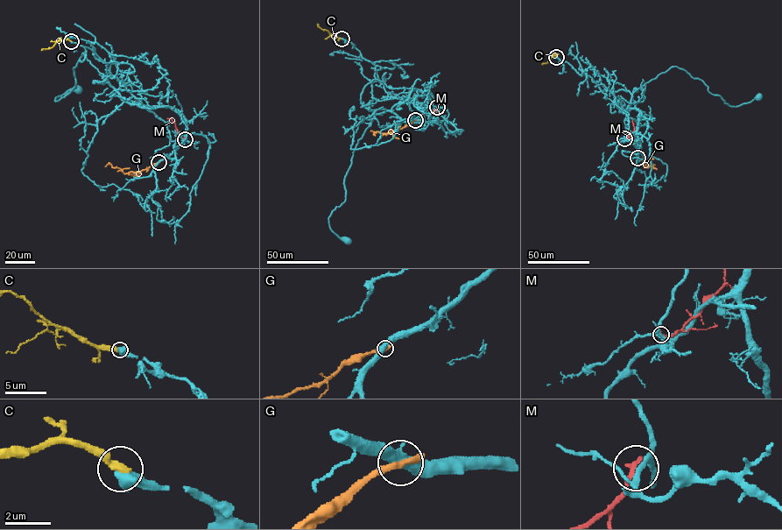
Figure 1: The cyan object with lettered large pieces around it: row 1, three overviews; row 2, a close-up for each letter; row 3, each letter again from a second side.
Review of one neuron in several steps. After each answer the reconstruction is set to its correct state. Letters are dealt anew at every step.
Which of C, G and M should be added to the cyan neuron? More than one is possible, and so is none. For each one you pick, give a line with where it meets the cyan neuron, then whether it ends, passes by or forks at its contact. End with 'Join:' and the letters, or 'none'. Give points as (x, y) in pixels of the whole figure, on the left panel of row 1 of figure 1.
Join: none

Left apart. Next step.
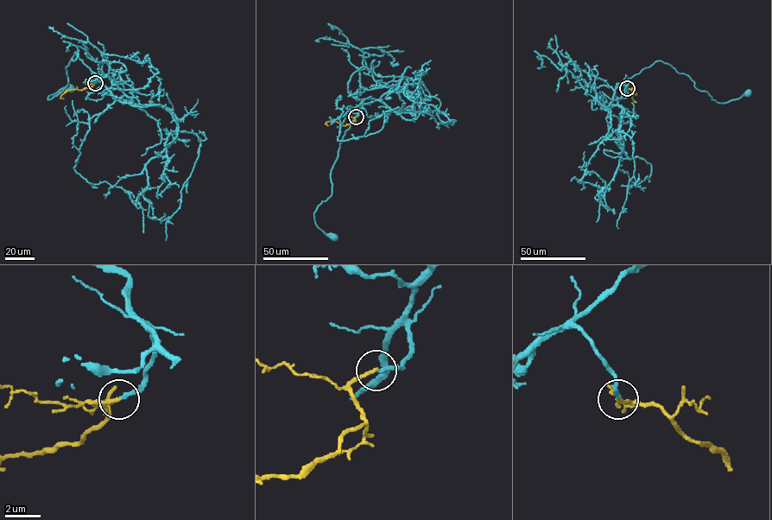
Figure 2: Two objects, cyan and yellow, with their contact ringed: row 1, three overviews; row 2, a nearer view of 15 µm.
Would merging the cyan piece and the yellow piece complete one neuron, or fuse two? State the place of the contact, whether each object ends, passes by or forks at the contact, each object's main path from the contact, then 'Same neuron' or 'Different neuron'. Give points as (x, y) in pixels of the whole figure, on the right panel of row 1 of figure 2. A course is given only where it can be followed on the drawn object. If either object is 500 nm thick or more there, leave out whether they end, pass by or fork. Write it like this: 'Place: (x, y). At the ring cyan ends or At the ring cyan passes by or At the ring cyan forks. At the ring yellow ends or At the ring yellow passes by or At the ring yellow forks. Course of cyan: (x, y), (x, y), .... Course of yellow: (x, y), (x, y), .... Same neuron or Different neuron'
Place: (627, 88). At the ring cyan ends. At the ring yellow ends. Course of cyan: (627, 88), (627, 79), (661, 60), (687, 75), (695, 88), (717, 102), (748, 93). Course of yellow: (627, 88), (636, 94), (632, 95), (635, 102). Same neuron

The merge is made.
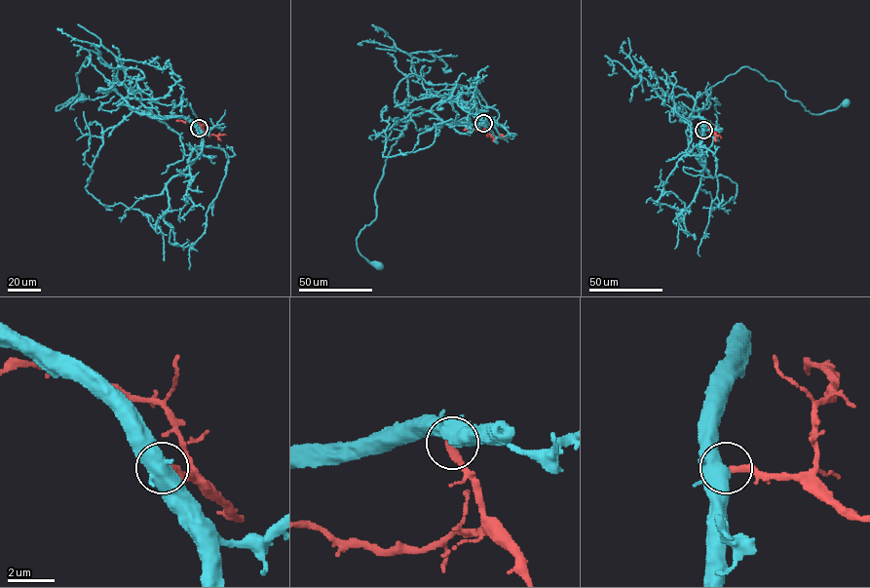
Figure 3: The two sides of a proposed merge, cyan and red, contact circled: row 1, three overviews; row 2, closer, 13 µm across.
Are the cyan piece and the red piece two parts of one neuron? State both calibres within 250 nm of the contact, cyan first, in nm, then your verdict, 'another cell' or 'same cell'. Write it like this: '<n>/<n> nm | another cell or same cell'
420/360 nm | another cell

